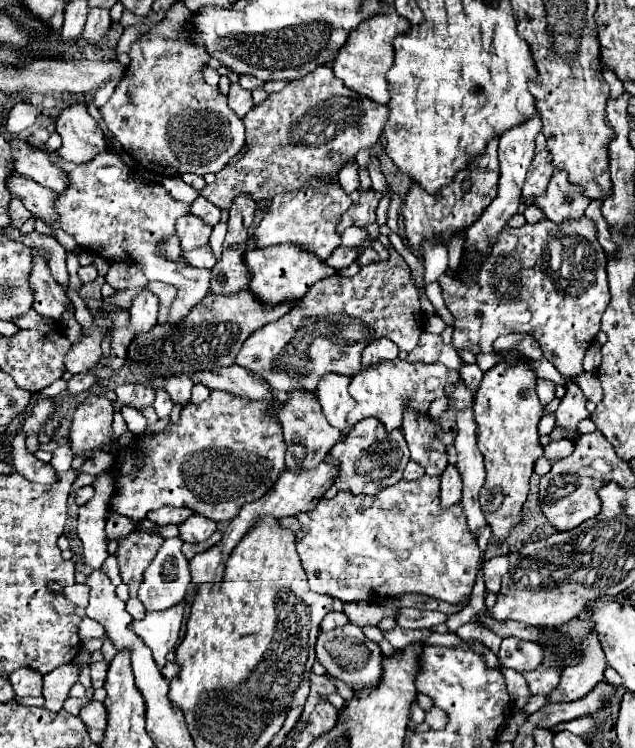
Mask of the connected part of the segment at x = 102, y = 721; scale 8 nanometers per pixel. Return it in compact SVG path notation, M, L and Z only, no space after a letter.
M92 701L88 707L84 707L80 711L80 717L86 721L88 727L94 727L94 729L106 729L106 723L108 723L108 713L106 713L106 707L104 703L100 701Z

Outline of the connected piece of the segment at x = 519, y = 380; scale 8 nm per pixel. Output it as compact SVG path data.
M514 349L500 351L498 355L500 363L484 373L484 379L476 389L474 417L478 427L478 449L482 451L486 465L486 483L480 491L480 505L496 541L504 543L510 527L520 521L534 463L544 457L538 435L538 421L544 409L536 395L538 377L528 359Z

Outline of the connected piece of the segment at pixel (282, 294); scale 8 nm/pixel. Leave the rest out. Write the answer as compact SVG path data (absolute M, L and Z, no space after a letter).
M276 245L272 249L248 251L244 255L244 265L250 273L248 291L256 295L264 307L278 307L282 303L300 301L316 281L336 273L336 269L328 267L324 261L318 261L318 257L310 257L310 253L294 249L294 245Z

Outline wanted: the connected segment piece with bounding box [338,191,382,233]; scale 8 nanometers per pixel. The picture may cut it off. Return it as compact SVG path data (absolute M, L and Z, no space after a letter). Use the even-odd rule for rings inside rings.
M370 191L368 195L360 195L360 201L354 203L350 207L350 211L346 211L342 215L342 221L338 225L338 233L342 233L348 225L362 223L362 227L366 227L368 223L374 223L374 211L376 211L380 197L382 197L382 193L376 193L376 191Z

